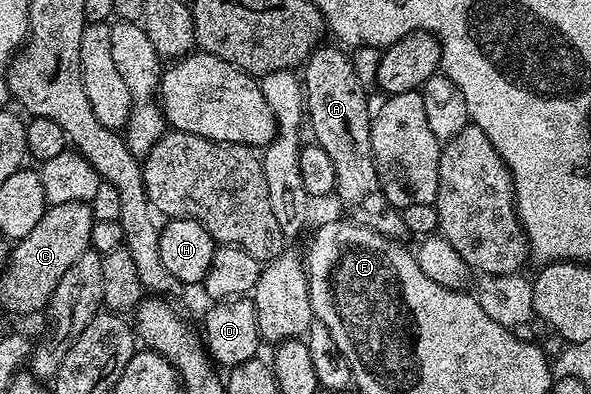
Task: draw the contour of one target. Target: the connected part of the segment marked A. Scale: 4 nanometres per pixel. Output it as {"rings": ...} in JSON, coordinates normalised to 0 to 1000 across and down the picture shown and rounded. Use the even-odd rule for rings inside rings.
{"rings":[[[562,114],[535,117],[513,170],[514,277],[519,282],[521,327],[523,320],[530,327],[528,358],[543,371],[553,396],[560,396],[560,416],[567,416],[567,503],[584,530],[582,551],[657,604],[684,607],[689,586],[679,556],[679,533],[660,518],[655,497],[648,497],[641,437],[635,437],[624,332],[628,269],[624,279],[611,198],[596,152],[582,137],[585,129],[575,114]]]}

